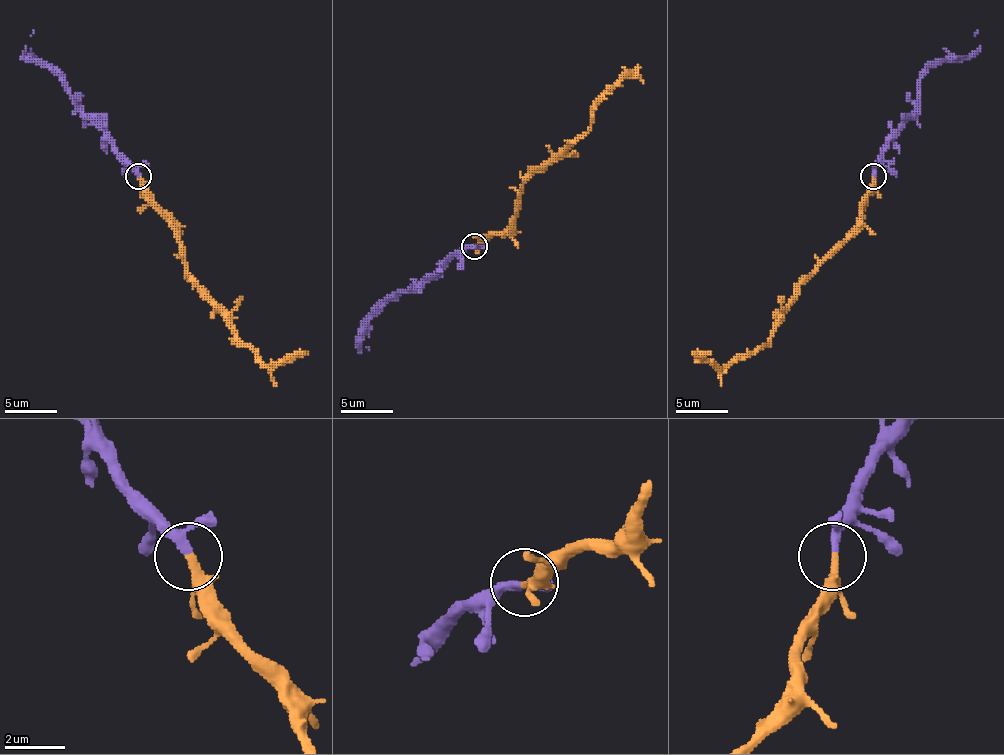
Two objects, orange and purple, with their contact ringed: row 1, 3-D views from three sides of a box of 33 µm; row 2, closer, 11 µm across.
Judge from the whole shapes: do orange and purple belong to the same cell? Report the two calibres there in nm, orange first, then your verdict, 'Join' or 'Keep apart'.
Thickness 320 nm (orange) against 240 nm. Join

